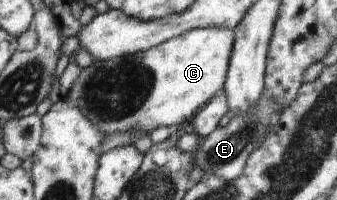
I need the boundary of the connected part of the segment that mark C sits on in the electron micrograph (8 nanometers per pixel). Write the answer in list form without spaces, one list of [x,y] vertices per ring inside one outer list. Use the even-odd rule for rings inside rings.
[[[204,27],[189,30],[180,36],[160,43],[158,46],[149,48],[147,51],[139,52],[136,55],[124,55],[123,57],[111,58],[107,61],[99,61],[96,59],[88,67],[81,69],[80,74],[72,83],[67,92],[66,98],[71,101],[76,108],[79,108],[84,117],[86,117],[103,135],[111,135],[114,133],[143,133],[144,136],[150,134],[159,126],[167,126],[168,128],[180,128],[189,124],[192,116],[200,110],[214,95],[218,95],[223,91],[223,86],[228,72],[228,65],[232,47],[234,46],[234,31],[223,29],[220,27]]]

